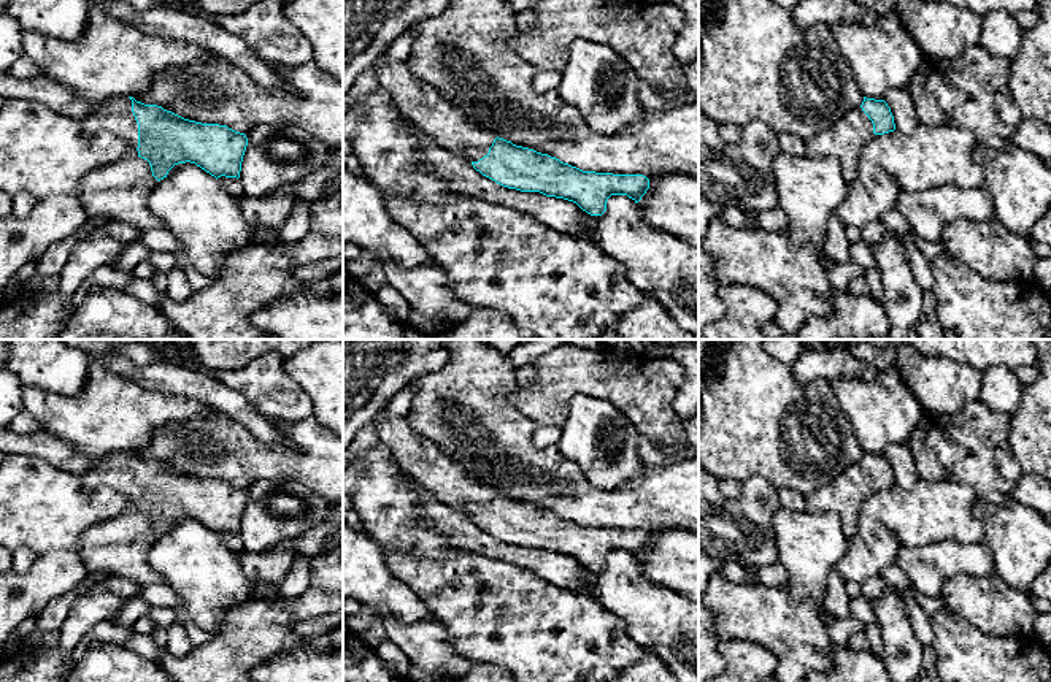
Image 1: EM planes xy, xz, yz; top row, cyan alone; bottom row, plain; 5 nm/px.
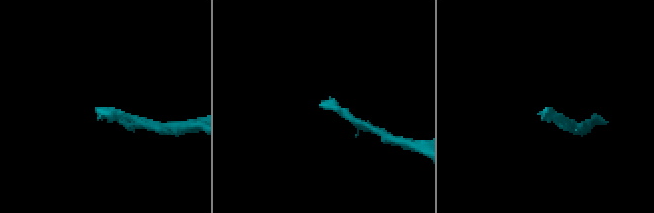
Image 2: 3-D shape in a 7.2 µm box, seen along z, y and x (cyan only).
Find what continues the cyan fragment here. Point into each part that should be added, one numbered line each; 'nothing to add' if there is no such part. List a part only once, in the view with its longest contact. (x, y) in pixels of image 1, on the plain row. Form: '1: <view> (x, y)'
1: xy (115, 471)

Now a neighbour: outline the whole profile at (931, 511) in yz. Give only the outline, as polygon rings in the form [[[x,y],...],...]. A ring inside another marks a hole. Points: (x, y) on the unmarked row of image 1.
[[[919,479],[910,490],[873,490],[862,514],[884,523],[907,547],[938,541],[978,544],[984,542],[984,530],[973,515],[976,501],[968,485]]]

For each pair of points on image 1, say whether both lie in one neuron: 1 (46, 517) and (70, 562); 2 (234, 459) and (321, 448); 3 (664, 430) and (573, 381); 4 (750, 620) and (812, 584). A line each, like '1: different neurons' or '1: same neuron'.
1: different neurons
2: same neuron
3: same neuron
4: different neurons

